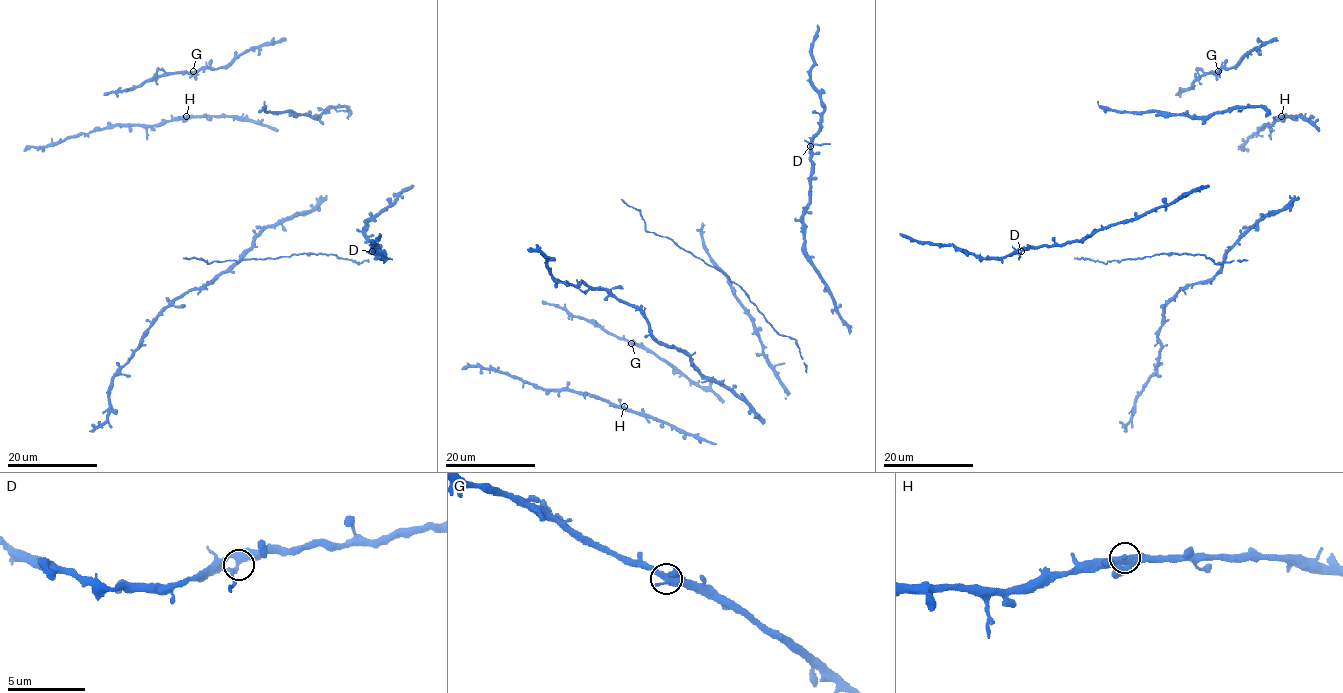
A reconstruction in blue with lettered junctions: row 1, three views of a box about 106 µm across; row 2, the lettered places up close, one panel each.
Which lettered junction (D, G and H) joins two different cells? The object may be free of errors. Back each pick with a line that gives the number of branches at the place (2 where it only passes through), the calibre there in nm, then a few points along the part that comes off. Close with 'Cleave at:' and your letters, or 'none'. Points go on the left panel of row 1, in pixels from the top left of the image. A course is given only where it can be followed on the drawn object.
D: branches 4; calibre 400 nm; course (373, 252), (392, 260)
Cleave at: D

